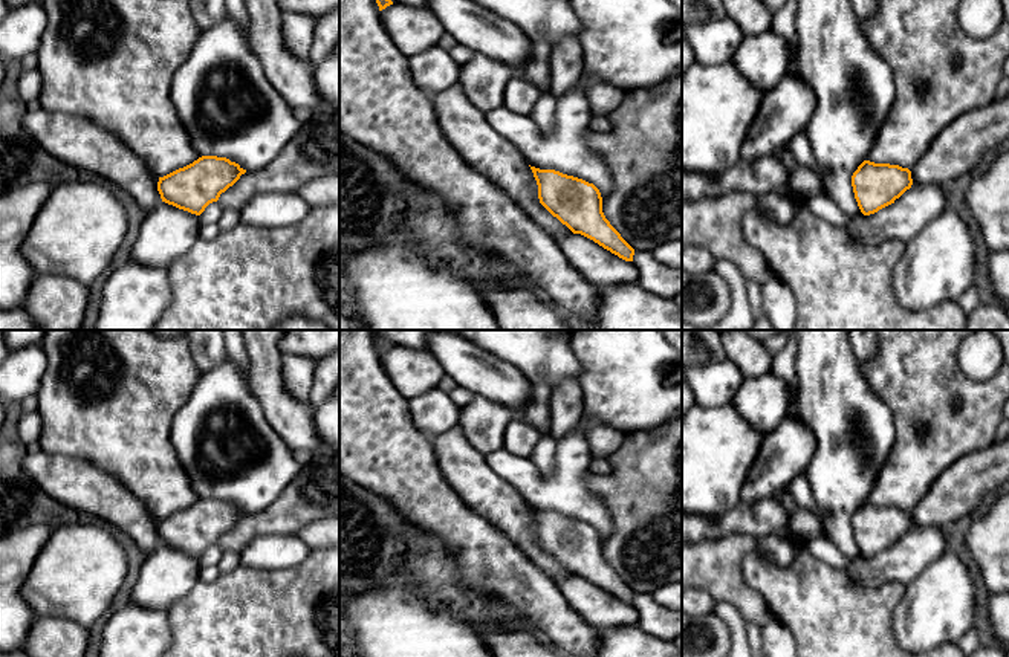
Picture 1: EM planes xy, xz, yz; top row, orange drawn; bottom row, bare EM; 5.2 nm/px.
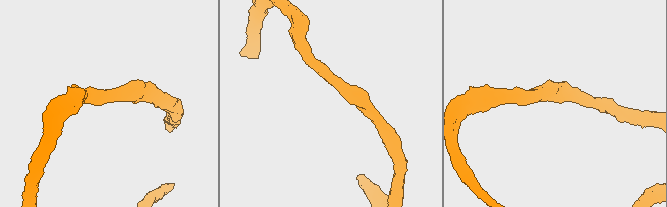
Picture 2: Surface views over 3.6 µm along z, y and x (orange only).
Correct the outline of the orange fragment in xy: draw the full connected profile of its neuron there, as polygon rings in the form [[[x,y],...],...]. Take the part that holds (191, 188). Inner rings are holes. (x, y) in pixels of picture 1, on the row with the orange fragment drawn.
[[[40,0],[47,24],[40,40],[41,108],[86,118],[116,134],[159,179],[162,202],[200,215],[246,173],[226,157],[199,157],[170,96],[174,72],[202,29],[188,0]]]

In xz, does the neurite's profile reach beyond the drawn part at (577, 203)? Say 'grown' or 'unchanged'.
grown

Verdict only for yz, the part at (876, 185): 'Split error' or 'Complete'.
Split error

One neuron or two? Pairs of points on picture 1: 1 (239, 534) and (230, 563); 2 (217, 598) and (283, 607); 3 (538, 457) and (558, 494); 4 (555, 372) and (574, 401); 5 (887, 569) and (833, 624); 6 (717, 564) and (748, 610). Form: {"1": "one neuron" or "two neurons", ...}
{"1": "two neurons", "2": "one neuron", "3": "two neurons", "4": "two neurons", "5": "two neurons", "6": "one neuron"}

